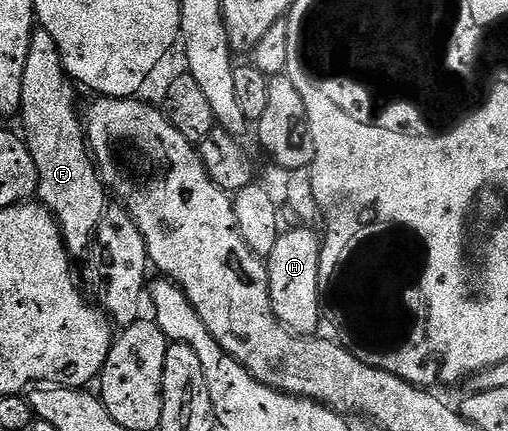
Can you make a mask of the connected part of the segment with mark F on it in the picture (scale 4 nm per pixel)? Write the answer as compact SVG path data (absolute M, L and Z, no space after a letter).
M47 36L33 37L29 44L28 55L26 56L26 68L22 72L22 100L20 101L18 119L20 118L21 124L24 125L24 130L22 129L23 139L25 145L28 146L28 154L32 157L32 165L36 176L36 194L38 195L39 201L48 209L49 213L52 214L57 226L60 227L60 232L63 235L64 249L72 256L80 253L80 255L83 255L85 251L91 247L93 237L96 233L96 225L106 209L106 201L104 202L104 197L106 198L104 183L100 181L100 174L97 173L96 167L90 157L90 151L84 137L81 115L79 113L76 115L75 89L77 90L77 87L74 85L72 79L68 77L68 73L64 71L64 65L60 63L60 54L56 51L54 40Z

